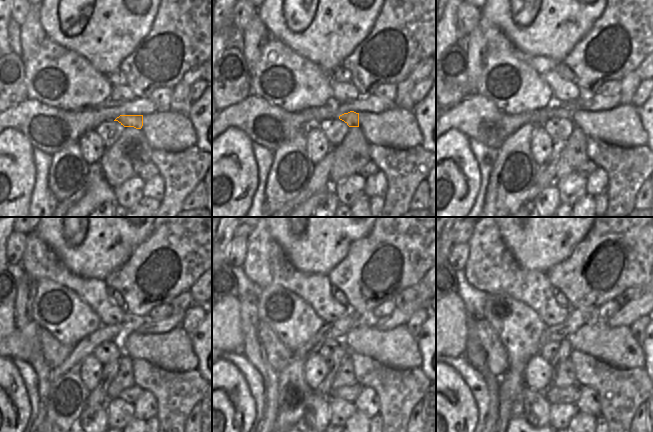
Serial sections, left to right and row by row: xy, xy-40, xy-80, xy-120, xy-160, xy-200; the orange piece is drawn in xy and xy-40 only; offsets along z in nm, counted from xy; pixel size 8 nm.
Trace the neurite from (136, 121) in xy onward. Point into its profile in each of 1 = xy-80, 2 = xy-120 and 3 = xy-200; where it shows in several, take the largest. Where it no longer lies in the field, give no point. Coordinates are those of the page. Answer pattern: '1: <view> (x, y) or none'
1: xy-80 (511, 123)
2: xy-120 (54, 352)
3: xy-200 (497, 359)

